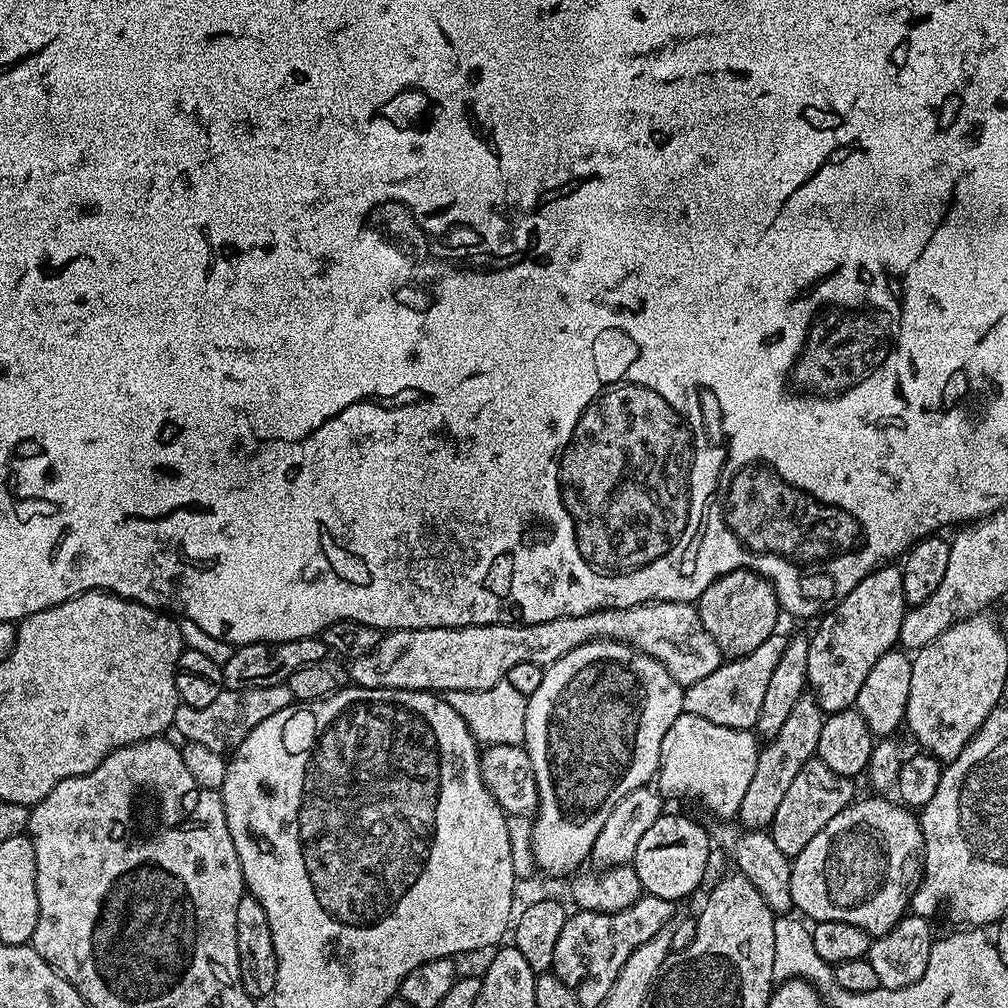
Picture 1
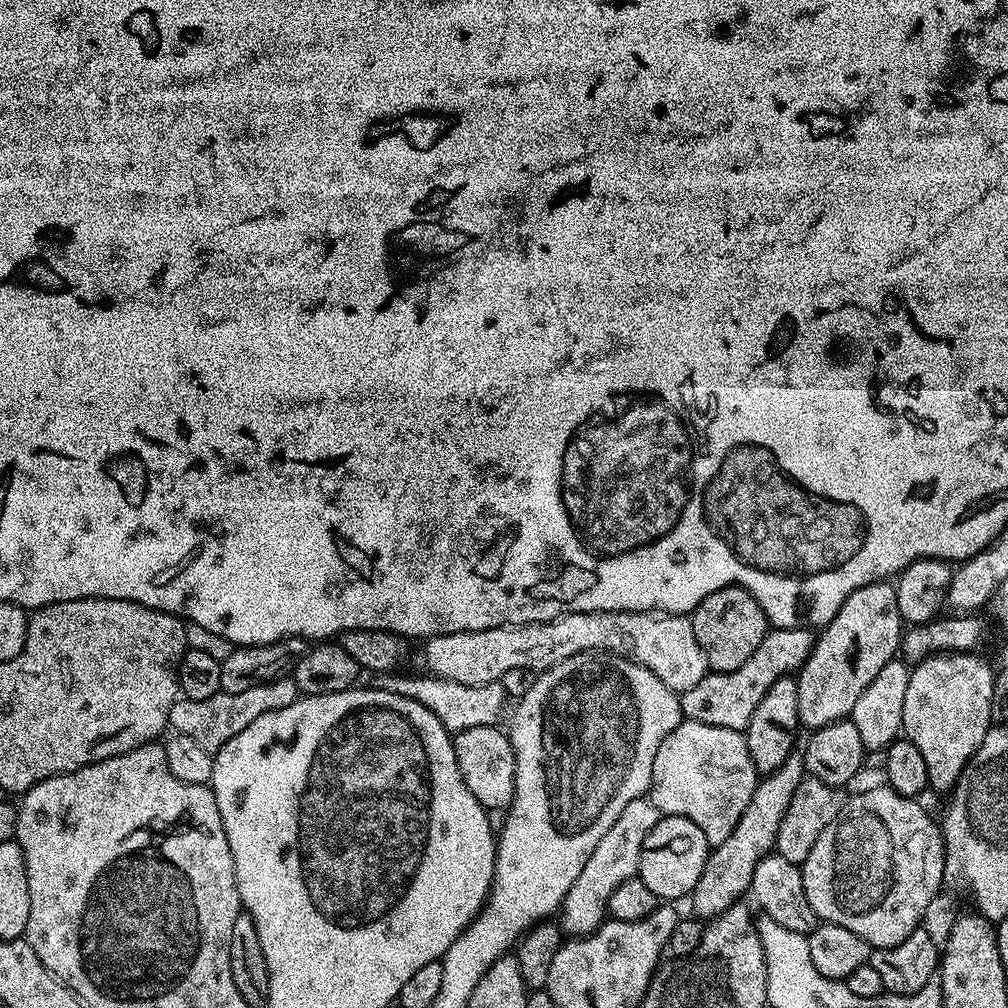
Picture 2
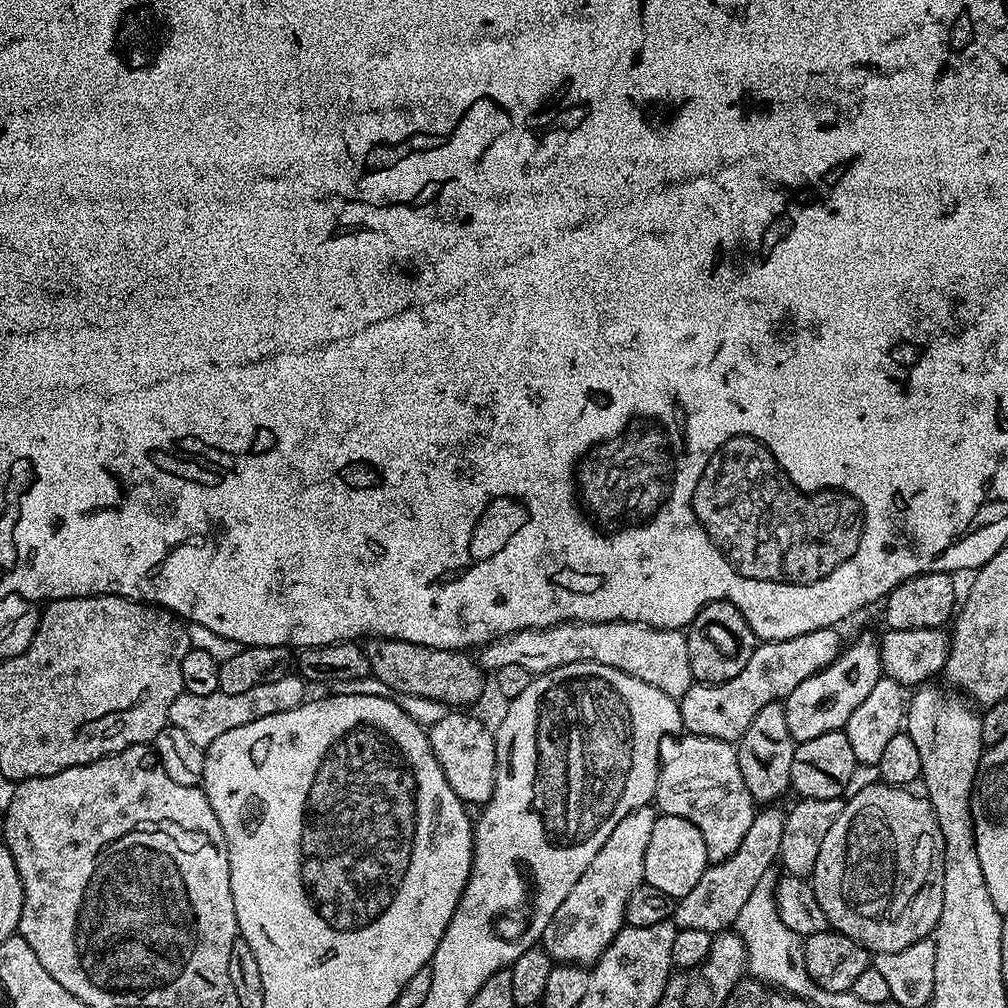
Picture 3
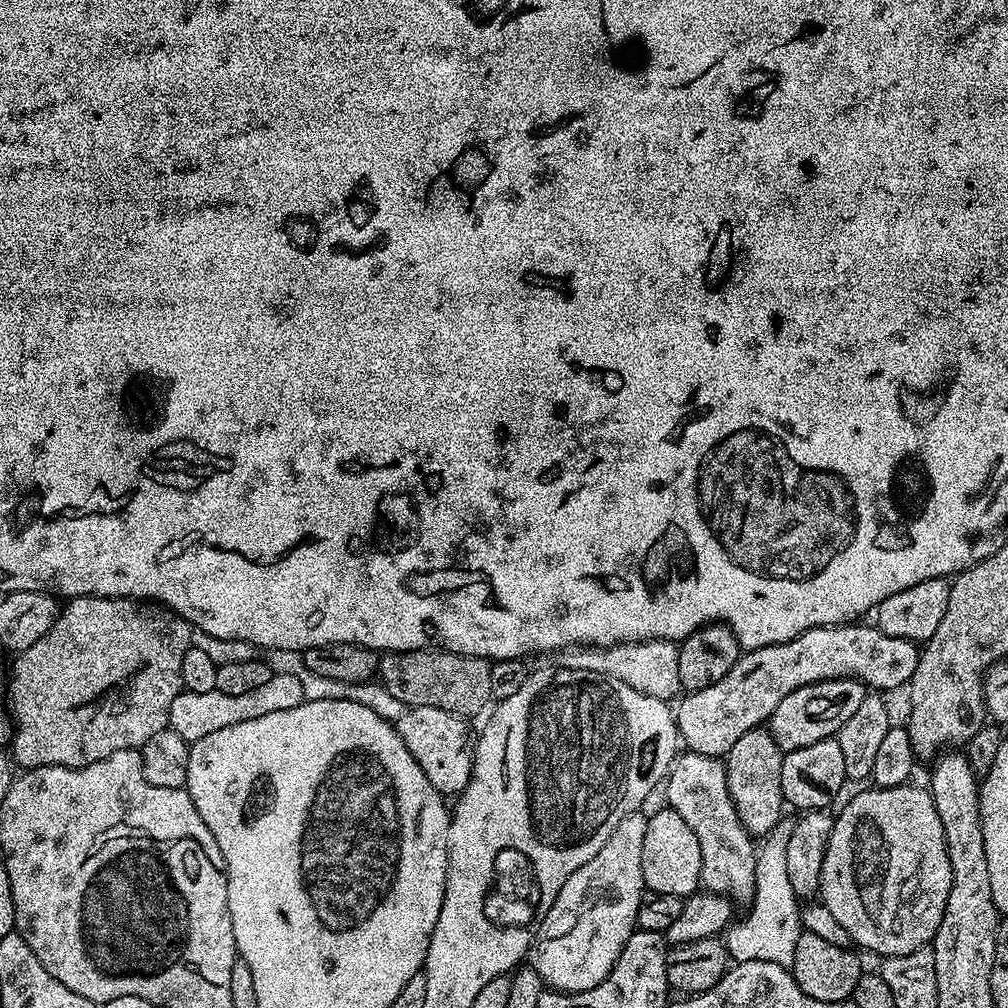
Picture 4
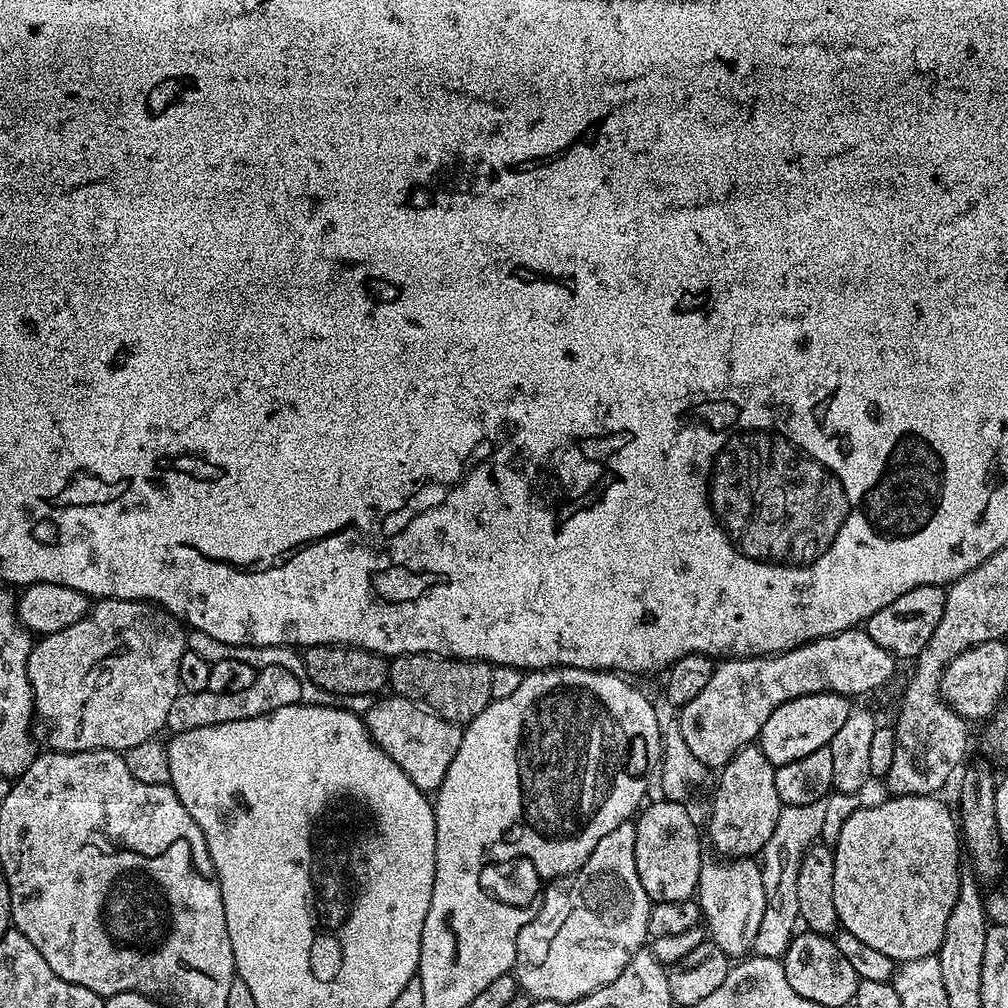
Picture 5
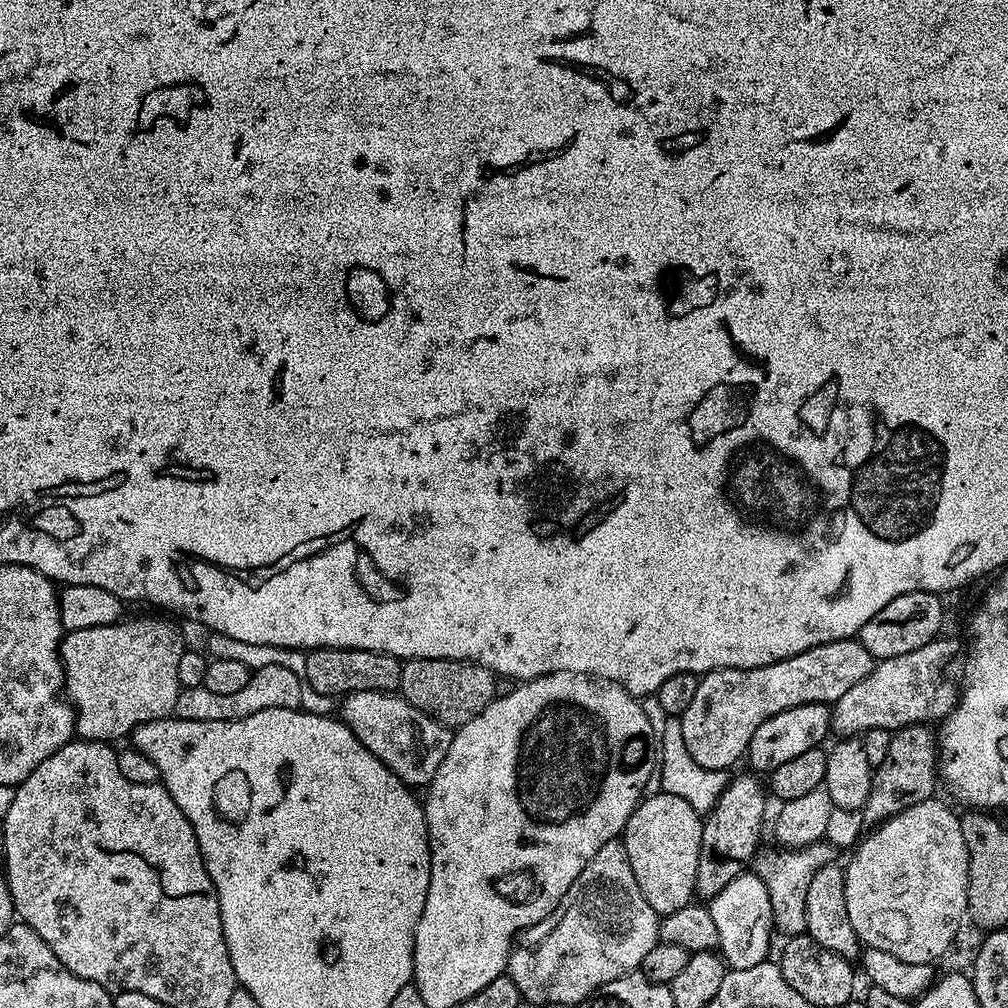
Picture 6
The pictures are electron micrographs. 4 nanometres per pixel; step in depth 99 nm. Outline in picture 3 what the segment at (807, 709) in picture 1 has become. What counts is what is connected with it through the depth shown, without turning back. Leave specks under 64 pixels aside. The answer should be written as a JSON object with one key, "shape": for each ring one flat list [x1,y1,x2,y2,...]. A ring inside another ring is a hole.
{"shape":[[764,806,757,811,754,822,750,822,750,830,746,830,746,838,742,838,742,846,730,854,730,858,709,863,708,869,698,878,694,890,690,894,679,897,674,908,674,923,677,929,706,930,719,934,731,929,736,923,742,905,750,898,754,886,762,880,762,874,768,872,779,857,779,846,782,841,782,830,785,809,780,806]]}

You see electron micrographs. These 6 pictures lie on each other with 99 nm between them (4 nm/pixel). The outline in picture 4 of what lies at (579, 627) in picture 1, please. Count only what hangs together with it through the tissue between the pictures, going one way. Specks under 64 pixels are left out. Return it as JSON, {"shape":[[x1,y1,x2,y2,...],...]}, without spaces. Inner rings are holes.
{"shape":[[643,640,629,644,615,644,609,648,575,644,569,648,559,649,554,659,557,660,555,663,559,667,566,670,590,670,598,674,606,674,610,678,618,678,618,682,626,682,626,686,638,690,638,694,646,694,650,698,672,702,682,692,678,682,679,653,680,649,673,641]]}

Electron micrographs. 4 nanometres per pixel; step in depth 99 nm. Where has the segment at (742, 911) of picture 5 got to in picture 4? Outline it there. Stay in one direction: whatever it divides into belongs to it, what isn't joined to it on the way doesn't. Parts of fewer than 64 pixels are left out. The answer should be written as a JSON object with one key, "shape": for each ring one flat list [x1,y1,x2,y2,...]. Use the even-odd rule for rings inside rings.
{"shape":[[685,751,677,755,666,777,666,804,682,814,686,826,694,830,694,838,698,838,698,850,702,850,701,885,720,896,748,902,754,894,754,866,758,848,738,818,730,798,724,765,723,759,697,752]]}

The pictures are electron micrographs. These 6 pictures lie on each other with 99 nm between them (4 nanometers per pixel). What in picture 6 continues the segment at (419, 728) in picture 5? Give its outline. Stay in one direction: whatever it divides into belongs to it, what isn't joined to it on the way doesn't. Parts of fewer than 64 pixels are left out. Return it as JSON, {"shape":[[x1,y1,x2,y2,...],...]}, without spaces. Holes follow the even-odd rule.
{"shape":[[370,690,349,692,339,701,338,716,354,734,354,738,358,738,358,742,362,742,362,746,366,746,366,750,370,750,370,754,374,754,374,758,382,761,403,784,409,786,417,786,416,784,427,786,432,781,432,776,438,770,452,741,452,732,445,725,415,708,403,696,391,692,371,692]]}

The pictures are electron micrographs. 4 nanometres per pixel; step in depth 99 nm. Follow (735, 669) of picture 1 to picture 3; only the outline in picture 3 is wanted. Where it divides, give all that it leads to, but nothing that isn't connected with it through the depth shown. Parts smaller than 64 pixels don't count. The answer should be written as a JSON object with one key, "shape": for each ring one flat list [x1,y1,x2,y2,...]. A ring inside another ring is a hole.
{"shape":[[819,628,810,634,798,634,798,638,769,640,756,647,754,654,750,654,750,662,746,662,734,678,721,684,694,682,678,700,683,731,693,736,739,741,762,706,787,700,794,686,806,682,806,678,818,674,839,658,842,643,838,633,836,628]]}

